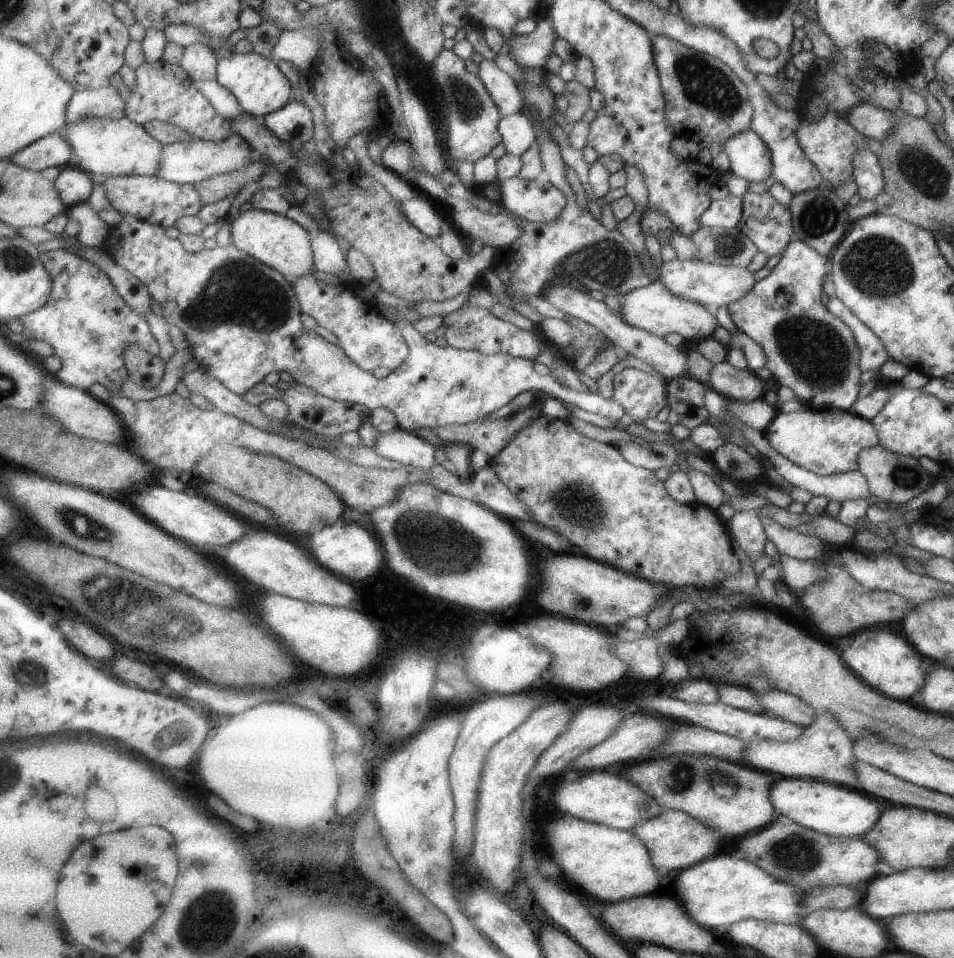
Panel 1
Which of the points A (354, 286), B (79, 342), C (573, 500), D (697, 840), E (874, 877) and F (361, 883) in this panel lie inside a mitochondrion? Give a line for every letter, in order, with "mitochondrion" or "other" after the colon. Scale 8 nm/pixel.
A: other
B: other
C: mitochondrion
D: other
E: other
F: other

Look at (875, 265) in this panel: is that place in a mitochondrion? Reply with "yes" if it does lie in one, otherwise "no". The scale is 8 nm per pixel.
yes

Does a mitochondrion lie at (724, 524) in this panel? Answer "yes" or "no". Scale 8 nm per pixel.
no

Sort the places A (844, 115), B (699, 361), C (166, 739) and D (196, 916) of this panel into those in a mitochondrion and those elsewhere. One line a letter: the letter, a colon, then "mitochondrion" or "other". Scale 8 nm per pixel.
A: other
B: mitochondrion
C: mitochondrion
D: mitochondrion

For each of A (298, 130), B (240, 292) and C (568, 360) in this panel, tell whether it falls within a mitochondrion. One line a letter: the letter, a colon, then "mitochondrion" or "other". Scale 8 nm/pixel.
A: mitochondrion
B: mitochondrion
C: other

